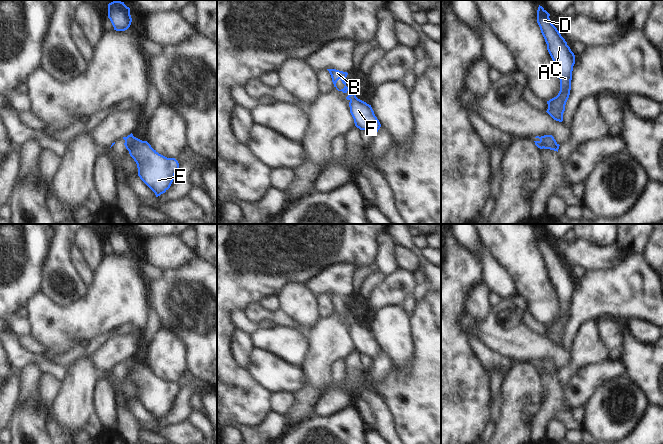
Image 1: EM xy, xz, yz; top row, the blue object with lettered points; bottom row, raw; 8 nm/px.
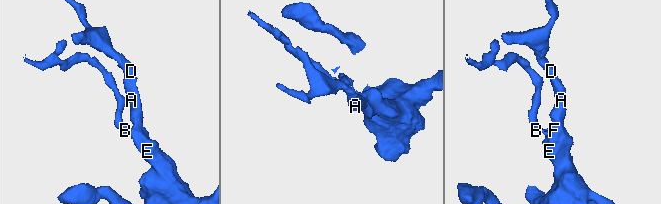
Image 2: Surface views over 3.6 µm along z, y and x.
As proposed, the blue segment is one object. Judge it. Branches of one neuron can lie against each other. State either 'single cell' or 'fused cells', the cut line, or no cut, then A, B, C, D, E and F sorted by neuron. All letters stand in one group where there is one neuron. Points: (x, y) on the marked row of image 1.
fused cells; cut xy (125, 137), (128, 149); groups A C D E F / B

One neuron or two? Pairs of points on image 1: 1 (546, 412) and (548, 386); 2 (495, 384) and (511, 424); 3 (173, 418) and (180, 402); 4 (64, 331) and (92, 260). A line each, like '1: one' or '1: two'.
1: one
2: two
3: one
4: two

